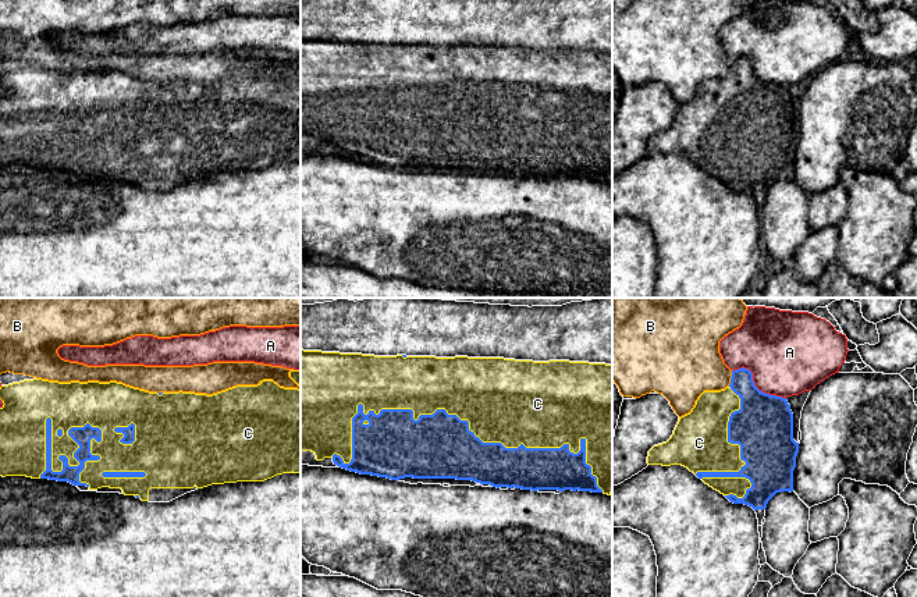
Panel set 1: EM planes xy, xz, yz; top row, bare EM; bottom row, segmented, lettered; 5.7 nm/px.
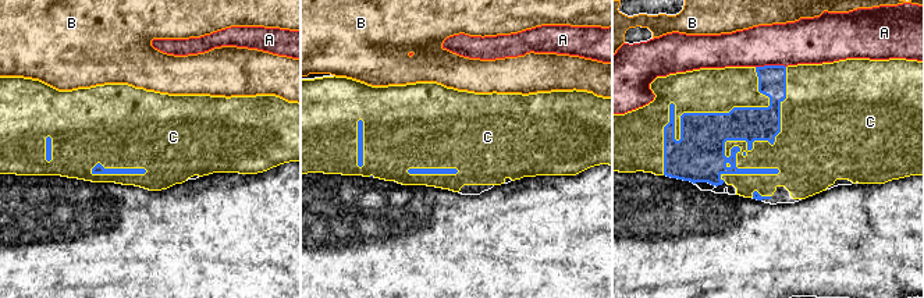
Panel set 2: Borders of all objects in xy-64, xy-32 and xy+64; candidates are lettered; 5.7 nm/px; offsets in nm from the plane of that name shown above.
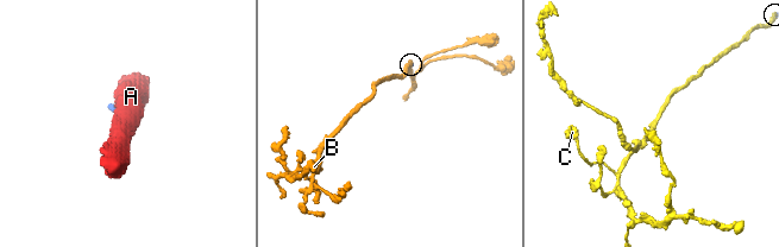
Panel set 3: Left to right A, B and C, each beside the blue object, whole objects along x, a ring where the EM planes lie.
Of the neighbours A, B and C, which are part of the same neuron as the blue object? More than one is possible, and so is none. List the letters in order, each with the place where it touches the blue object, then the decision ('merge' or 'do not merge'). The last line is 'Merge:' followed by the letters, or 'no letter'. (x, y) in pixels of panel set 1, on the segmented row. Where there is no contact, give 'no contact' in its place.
A: contact yz (753, 384); do not merge
B: contact yz (731, 379); do not merge
C: contact xz (464, 420); merge
Merge: C

